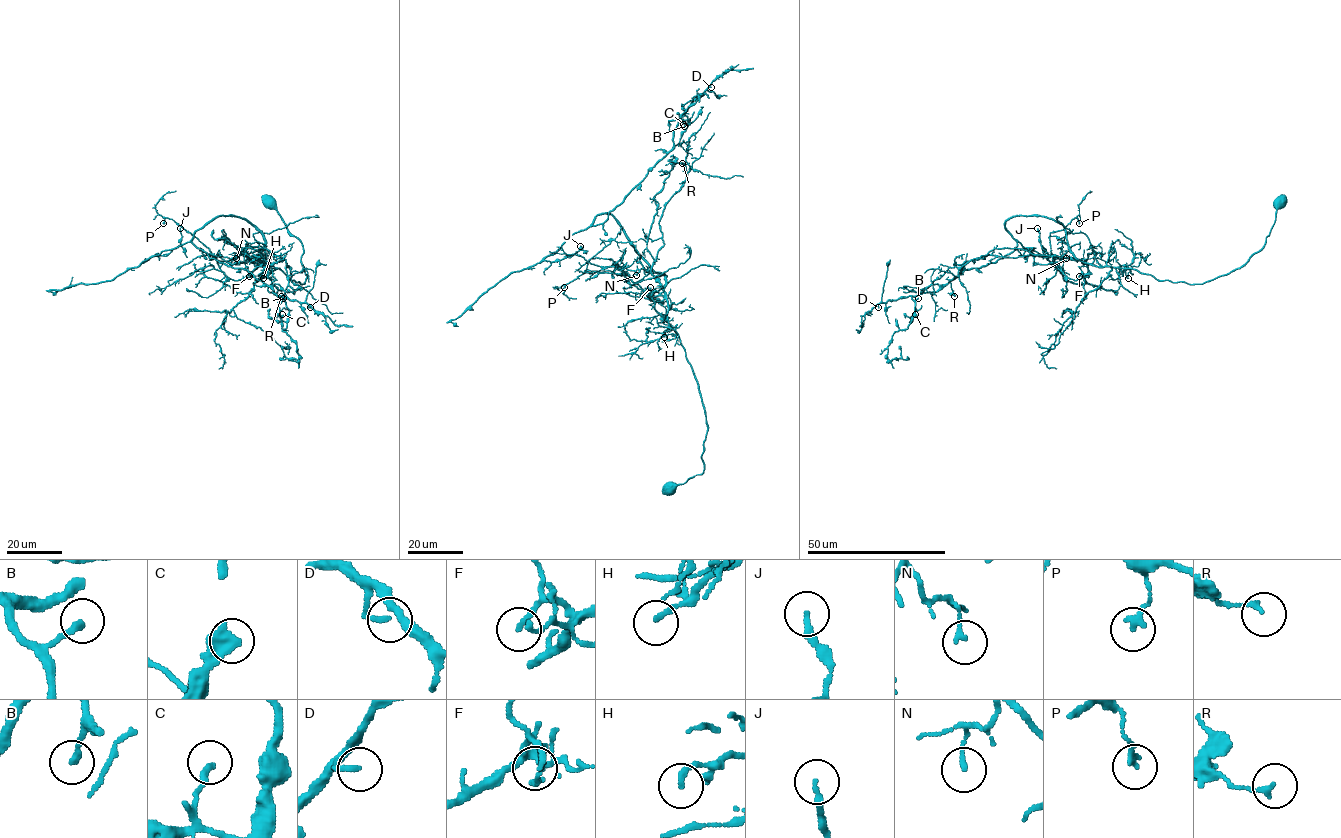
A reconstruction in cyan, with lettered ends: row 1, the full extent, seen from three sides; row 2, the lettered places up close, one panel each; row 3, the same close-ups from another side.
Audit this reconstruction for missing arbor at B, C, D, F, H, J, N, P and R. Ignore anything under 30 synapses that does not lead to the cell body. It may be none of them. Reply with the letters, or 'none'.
none

